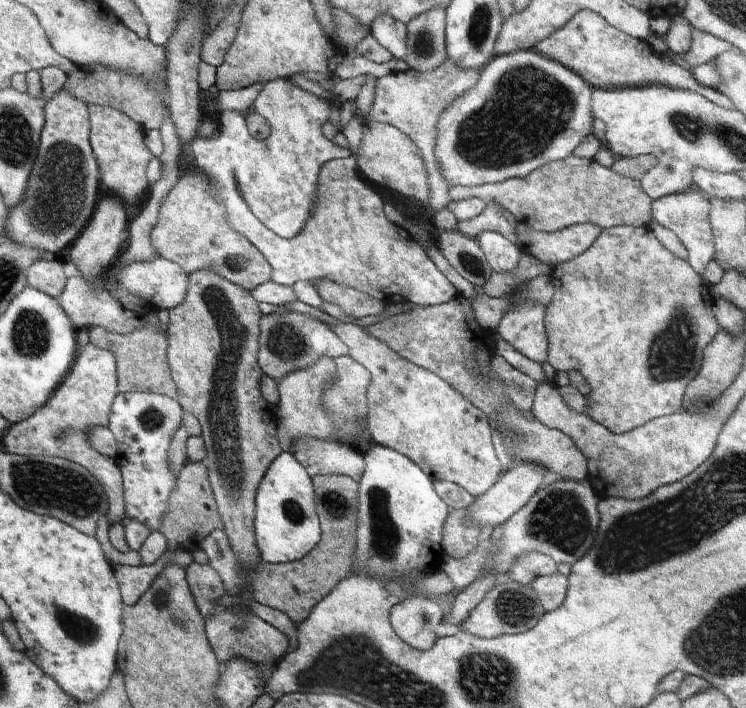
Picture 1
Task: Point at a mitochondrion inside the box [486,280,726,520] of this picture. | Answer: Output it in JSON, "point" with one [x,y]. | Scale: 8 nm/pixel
{"point":[673,356]}

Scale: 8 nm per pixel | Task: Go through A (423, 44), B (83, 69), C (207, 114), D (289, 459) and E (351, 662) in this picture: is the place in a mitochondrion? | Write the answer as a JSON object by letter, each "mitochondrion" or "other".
{"A":"mitochondrion","B":"other","C":"other","D":"other","E":"mitochondrion"}

